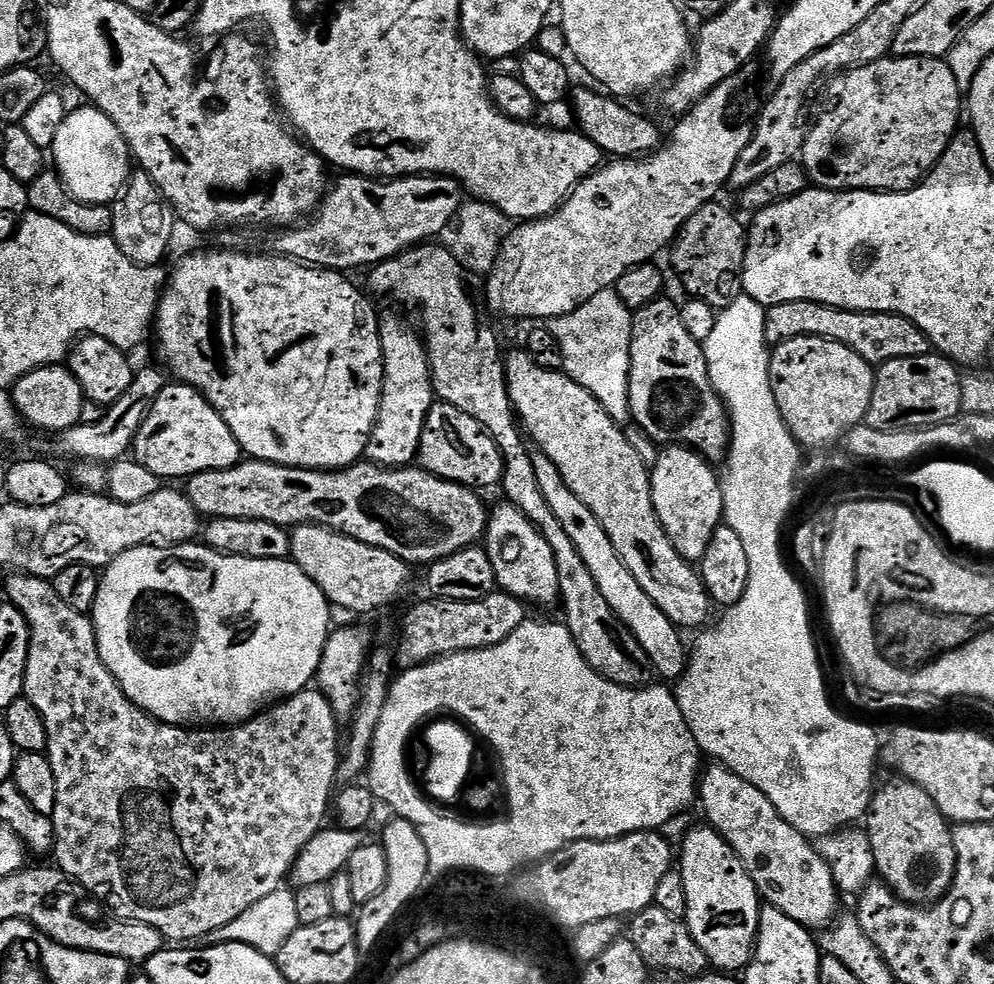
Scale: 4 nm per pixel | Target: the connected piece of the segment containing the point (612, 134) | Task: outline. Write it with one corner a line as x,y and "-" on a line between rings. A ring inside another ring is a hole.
577,87
571,93
570,105
576,111
579,131
598,146
608,158
644,158
656,151
662,143
660,132
652,120
623,108
619,99
605,94
603,91
591,92
588,88

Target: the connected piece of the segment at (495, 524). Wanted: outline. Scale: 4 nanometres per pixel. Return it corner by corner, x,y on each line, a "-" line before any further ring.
500,502
497,508
491,509
486,533
486,551
494,566
496,583
508,595
523,600
528,606
552,604
560,600
558,566
554,566
554,550
550,550
550,542
546,542
546,538
542,538
542,534
538,534
538,530
528,521
526,514
522,514
522,510
518,510
513,504

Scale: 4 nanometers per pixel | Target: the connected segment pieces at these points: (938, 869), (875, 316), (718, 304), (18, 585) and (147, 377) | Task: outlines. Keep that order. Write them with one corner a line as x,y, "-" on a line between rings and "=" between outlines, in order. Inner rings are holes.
895,779
875,789
866,813
866,831
870,846
873,847
875,871
879,879
907,904
917,906
935,904
947,894
952,887
952,879
956,876
956,851
952,841
952,828
938,810
934,798
930,798
930,794
922,790
922,786
918,786
912,780
=
782,302
771,305
764,317
766,338
772,346
803,336
821,336
854,350
854,354
873,366
894,358
927,356
933,351
932,343
921,328
906,318
895,316
893,312
852,312
849,308
831,308
818,302
=
721,202
703,204
680,228
670,245
672,251
671,271
675,272
685,287
687,295
694,300
704,300
710,307
723,310
742,295
740,273
744,270
746,228
=
12,574
8,579
7,603
13,604
28,623
30,646
26,658
26,678
24,679
23,699
29,700
38,710
46,726
48,746
46,755
50,766
54,766
54,782
58,785
58,802
52,815
52,829
56,835
54,841
55,867
66,873
81,889
89,888
100,896
109,896
120,903
120,916
126,920
137,920
146,926
154,926
168,942
196,942
200,937
234,922
242,910
250,910
254,902
262,902
266,894
274,894
289,879
292,863
298,854
325,827
324,815
329,815
337,787
336,770
340,767
342,755
342,736
336,733
338,717
330,702
319,690
305,690
279,701
267,710
254,716
239,726
224,726
219,730
189,730
177,728
175,724
162,724
143,712
118,686
114,674
102,662
98,654
96,631
92,621
83,612
70,610
54,590
47,579
39,576
=
144,368
132,377
130,390
118,398
118,402
107,405
104,416
99,422
76,424
64,432
55,433
51,437
53,457
65,456
71,462
91,462
93,464
111,465
113,462
127,457
136,440
136,434
149,406
158,398
164,389
166,376
156,368

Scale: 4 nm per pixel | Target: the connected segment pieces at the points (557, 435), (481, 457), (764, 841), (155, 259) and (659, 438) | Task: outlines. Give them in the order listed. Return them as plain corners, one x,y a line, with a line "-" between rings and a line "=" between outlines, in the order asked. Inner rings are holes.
526,350
512,352
509,356
507,353
504,377
508,383
512,407
527,439
558,468
558,474
562,474
566,486
570,486
570,490
574,490
574,494
582,498
586,506
590,506
590,514
602,522
602,530
606,530
610,542
614,542
618,558
622,558
626,570
634,574
638,586
650,594
658,610
662,610
662,614
666,614
666,618
670,618
673,624
684,630
703,629
707,625
704,623
708,615
714,611
713,602
704,589
704,579
700,577
699,571
689,560
682,558
678,550
674,550
674,542
670,542
662,522
656,516
649,465
644,465
639,450
624,437
625,429
613,422
598,398
590,394
590,390
578,386
578,382
574,382
563,371
540,368
=
443,402
433,403
422,430
419,467
442,480
452,480
473,490
496,488
504,477
504,459
490,434
474,418
462,414
454,406
=
713,763
711,767
705,767
698,780
698,804
708,815
707,823
736,851
756,891
767,903
794,918
803,928
827,929
838,916
838,889
815,843
782,819
758,786
750,786
750,782
738,778
722,764
=
142,170
133,171
128,184
118,199
111,205
112,240
130,258
130,262
141,268
154,268
161,263
160,259
168,252
172,244
172,231
178,225
174,209
160,193
158,185
=
665,298
635,309
628,397
634,424
654,443
691,448
709,462
725,459
730,439
728,410
712,388
704,345
690,338
679,307

